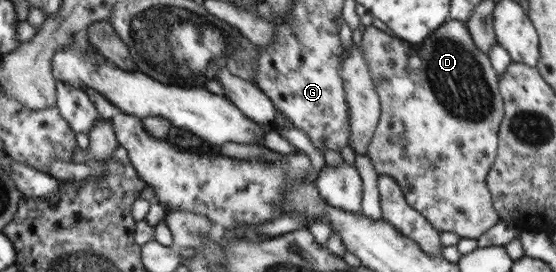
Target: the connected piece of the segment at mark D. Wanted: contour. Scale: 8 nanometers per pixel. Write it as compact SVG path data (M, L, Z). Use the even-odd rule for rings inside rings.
M449 19L449 22L443 22L443 28L437 28L437 32L431 32L431 36L427 36L427 39L423 40L423 44L415 43L415 46L411 42L377 30L373 25L363 27L362 33L361 50L363 50L363 57L367 61L371 79L375 83L375 88L380 99L379 124L375 129L374 137L370 142L368 153L366 154L374 164L375 171L379 176L385 175L393 178L397 182L397 185L402 188L407 204L410 204L417 212L425 216L435 230L455 233L459 238L479 238L484 232L487 232L487 230L501 220L497 211L494 209L492 196L486 184L487 174L496 159L498 151L497 138L499 138L500 124L503 120L503 100L498 87L498 76L492 68L488 56L477 49L469 34L468 26L460 20ZM411 56L417 56L421 60L421 64L417 68L413 68L409 64Z

